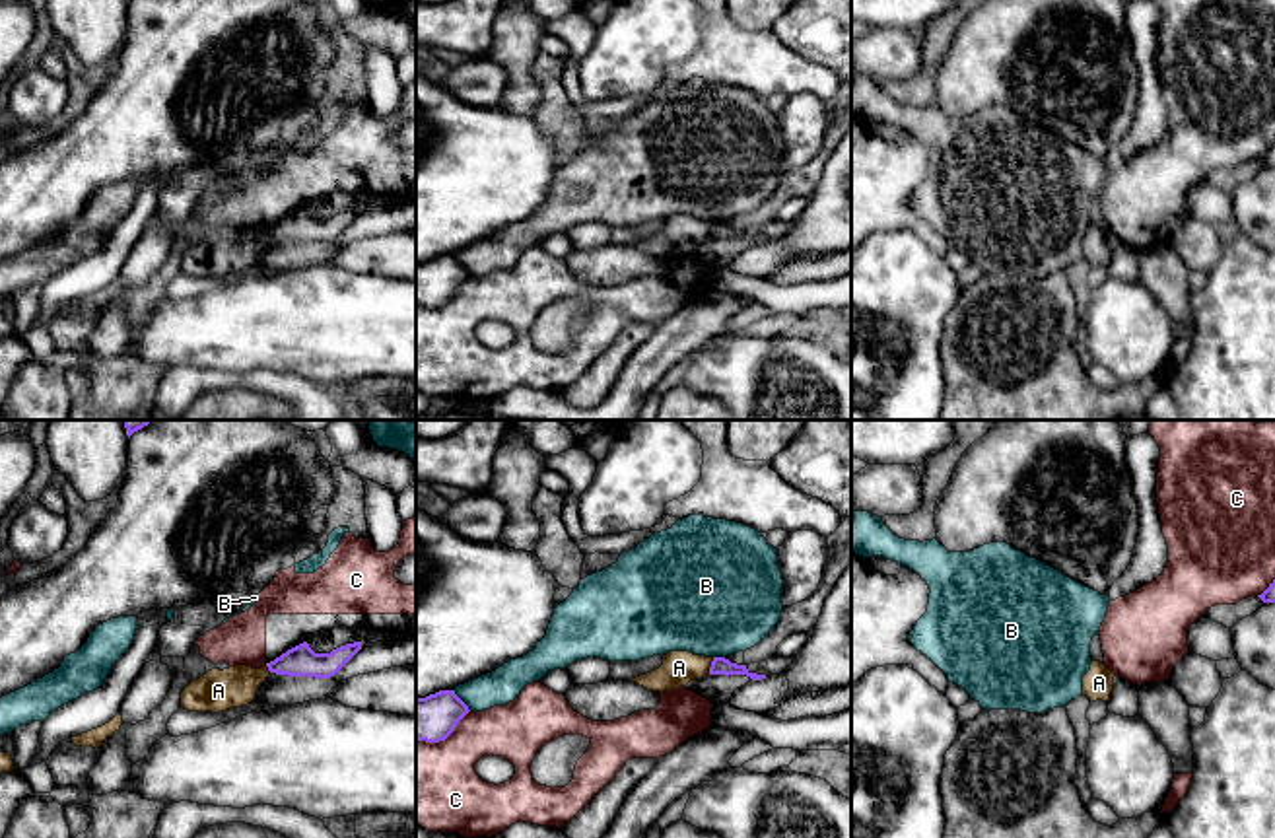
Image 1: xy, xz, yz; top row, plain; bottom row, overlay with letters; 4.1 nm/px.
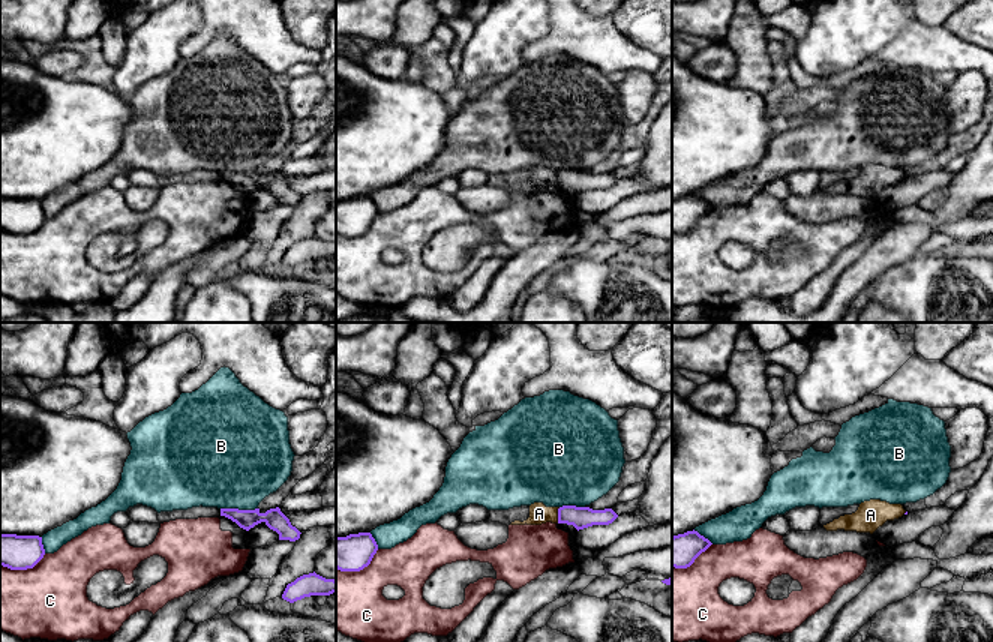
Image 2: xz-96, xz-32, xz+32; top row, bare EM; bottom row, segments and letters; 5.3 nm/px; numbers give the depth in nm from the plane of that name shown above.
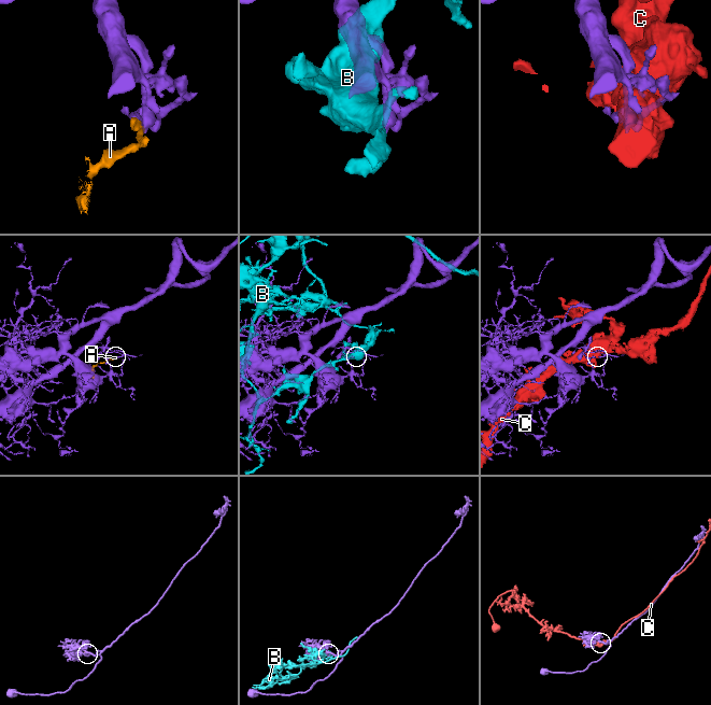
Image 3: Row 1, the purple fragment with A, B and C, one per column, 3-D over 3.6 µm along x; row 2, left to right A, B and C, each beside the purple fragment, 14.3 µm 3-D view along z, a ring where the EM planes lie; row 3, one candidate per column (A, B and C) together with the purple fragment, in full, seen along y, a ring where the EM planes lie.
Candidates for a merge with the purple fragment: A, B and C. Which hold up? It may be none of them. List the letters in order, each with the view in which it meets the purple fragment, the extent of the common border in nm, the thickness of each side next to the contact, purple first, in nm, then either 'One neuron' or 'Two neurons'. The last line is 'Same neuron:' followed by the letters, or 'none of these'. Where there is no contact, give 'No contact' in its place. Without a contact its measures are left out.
A: Touches purple in xz. Shared border 80 nm. Thickness 80 nm (purple) against 140 nm. Two neurons
B: Touches purple in xz. Shared border 120 nm. Thickness 190 nm (purple) against 150 nm. Two neurons
C: Touches purple in xz. Shared border 260 nm. Thickness 190 nm (purple) against 360 nm. Two neurons
Same neuron: none of these

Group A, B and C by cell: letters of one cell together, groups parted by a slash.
A / B / C

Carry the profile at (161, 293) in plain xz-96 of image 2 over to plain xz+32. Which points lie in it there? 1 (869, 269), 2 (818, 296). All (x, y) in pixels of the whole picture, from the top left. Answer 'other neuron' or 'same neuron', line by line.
1: same neuron
2: other neuron

